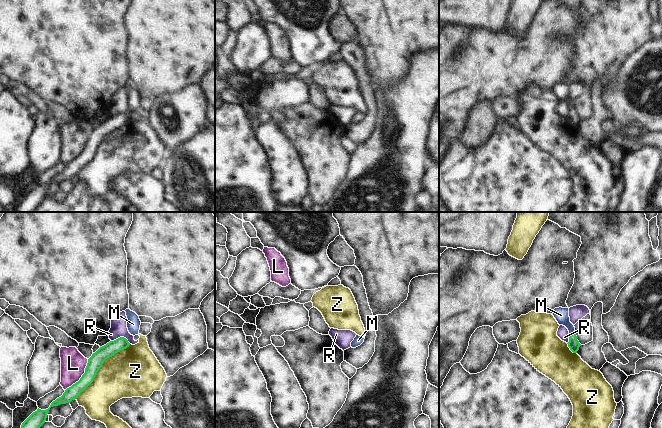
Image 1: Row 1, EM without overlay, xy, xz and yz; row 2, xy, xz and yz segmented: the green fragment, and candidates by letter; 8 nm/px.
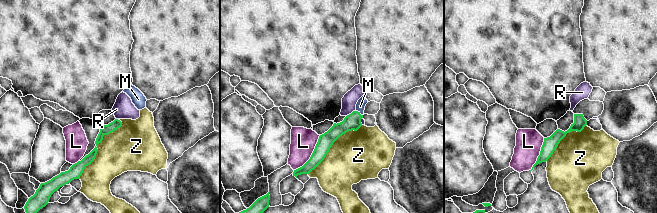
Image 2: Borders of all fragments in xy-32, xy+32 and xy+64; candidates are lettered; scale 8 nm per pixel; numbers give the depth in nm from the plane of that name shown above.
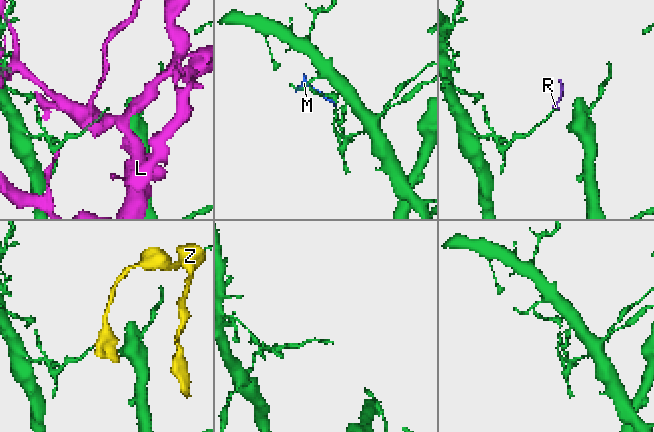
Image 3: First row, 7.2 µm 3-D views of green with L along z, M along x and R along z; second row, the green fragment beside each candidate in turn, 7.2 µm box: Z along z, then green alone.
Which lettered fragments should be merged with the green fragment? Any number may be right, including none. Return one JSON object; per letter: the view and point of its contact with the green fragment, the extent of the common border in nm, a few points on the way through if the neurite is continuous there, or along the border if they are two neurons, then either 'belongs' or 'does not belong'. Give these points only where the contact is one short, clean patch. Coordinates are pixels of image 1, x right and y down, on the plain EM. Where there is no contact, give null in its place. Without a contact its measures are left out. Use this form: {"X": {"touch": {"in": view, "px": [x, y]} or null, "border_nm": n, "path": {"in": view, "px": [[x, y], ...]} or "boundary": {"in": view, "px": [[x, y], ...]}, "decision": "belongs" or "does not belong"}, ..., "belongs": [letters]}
{"L": {"touch": {"in": "xy", "px": [82, 152]}, "border_nm": 320, "decision": "does not belong"}, "M": {"touch": {"in": "yz", "px": [572, 109]}, "border_nm": 40, "path": {"in": "yz", "px": [[573, 120], [572, 109], [570, 102], [561, 91]]}, "decision": "belongs"}, "R": {"touch": {"in": "xy", "px": [121, 113]}, "border_nm": 160, "boundary": {"in": "xy", "px": [[111, 116], [124, 113], [130, 119]]}, "decision": "does not belong"}, "Z": {"touch": {"in": "xy", "px": [101, 142]}, "border_nm": 600, "decision": "does not belong"}, "belongs": ["M"]}

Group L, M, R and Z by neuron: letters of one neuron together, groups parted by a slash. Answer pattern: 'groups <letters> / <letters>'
groups L / M / R / Z

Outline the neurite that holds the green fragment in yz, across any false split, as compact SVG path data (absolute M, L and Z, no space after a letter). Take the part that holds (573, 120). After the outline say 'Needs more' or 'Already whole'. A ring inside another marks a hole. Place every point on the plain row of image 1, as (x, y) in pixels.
M562 83L555 84L552 91L554 92L559 101L563 101L568 105L570 110L569 118L567 119L568 123L573 129L577 129L581 120L577 116L577 112L574 109L575 103L570 98L569 84L562 84Z. Needs more.

